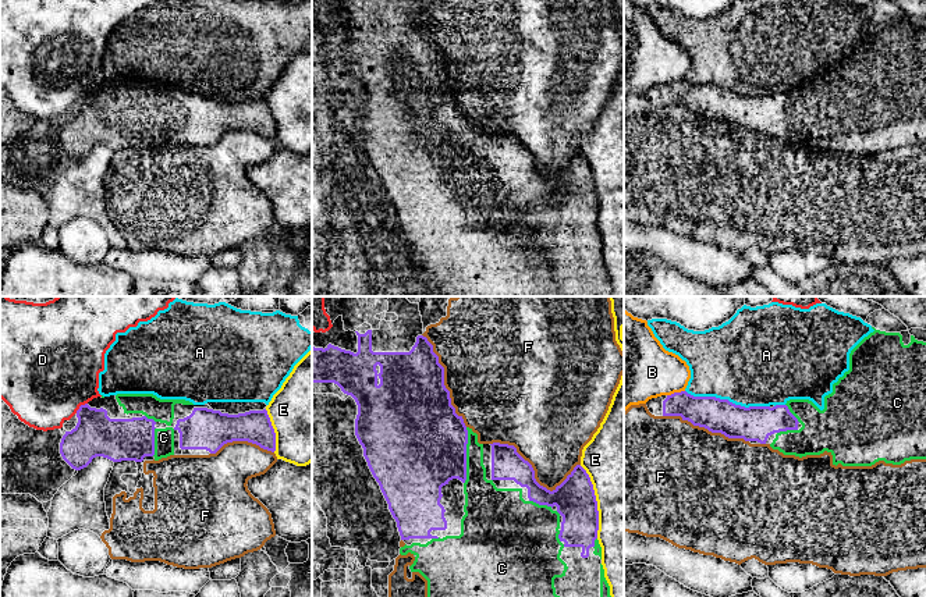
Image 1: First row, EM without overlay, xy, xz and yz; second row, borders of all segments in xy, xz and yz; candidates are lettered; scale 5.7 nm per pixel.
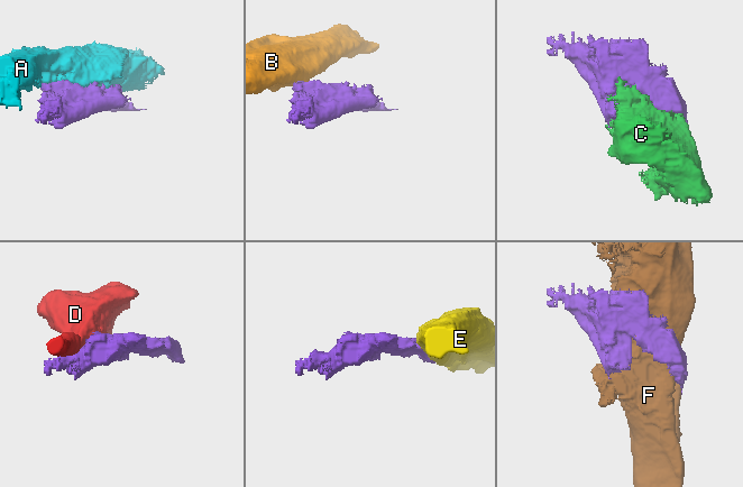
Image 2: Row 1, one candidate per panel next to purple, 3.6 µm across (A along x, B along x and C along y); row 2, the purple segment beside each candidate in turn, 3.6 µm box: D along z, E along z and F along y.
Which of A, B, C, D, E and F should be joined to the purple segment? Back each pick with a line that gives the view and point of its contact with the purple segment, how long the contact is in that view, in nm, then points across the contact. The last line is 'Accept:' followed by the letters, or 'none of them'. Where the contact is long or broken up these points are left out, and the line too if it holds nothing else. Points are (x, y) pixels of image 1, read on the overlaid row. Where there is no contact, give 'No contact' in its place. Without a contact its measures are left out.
C: Touches purple at xz (465, 455). Shared border 320 nm
Accept: C

